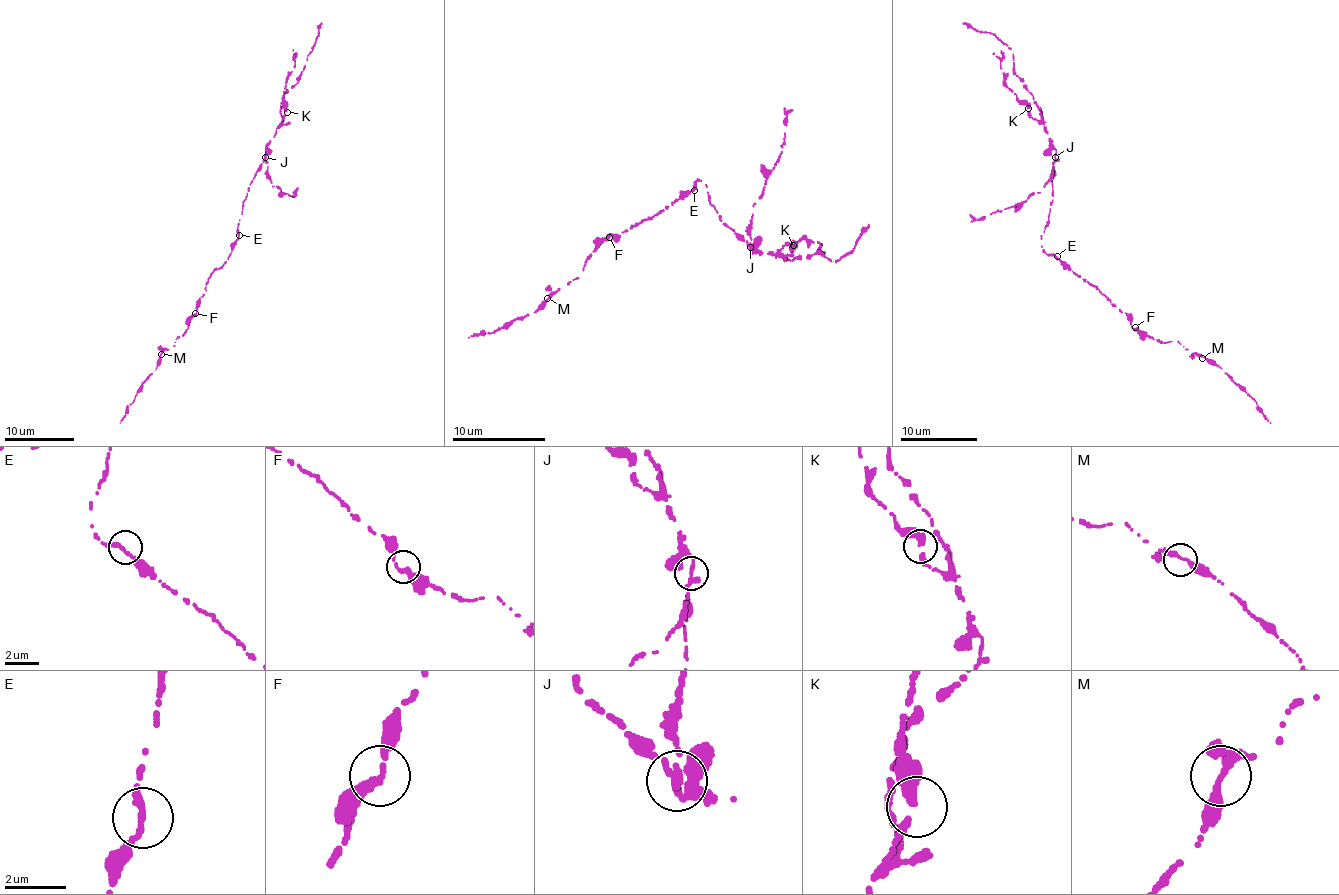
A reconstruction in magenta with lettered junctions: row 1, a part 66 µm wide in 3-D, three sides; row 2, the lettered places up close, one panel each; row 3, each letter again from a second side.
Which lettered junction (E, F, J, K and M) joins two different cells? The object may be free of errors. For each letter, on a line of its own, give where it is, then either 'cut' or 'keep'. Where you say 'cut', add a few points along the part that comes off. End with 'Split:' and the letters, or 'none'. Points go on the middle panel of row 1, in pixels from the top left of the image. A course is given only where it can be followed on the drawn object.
E: at (694, 190); keep
F: at (609, 237); keep
J: at (750, 247); cut; foreign part runs (750, 248), (753, 206), (781, 152), (787, 118), (793, 110)
K: at (793, 245); keep
M: at (547, 298); keep
Split: J

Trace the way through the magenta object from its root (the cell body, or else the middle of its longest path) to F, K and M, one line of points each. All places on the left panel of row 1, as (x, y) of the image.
F: (238, 236), (228, 259), (214, 269), (208, 279), (195, 313)
K: (238, 236), (242, 202), (263, 163), (266, 147), (287, 112)
M: (238, 236), (228, 259), (208, 279), (187, 331), (161, 354)

